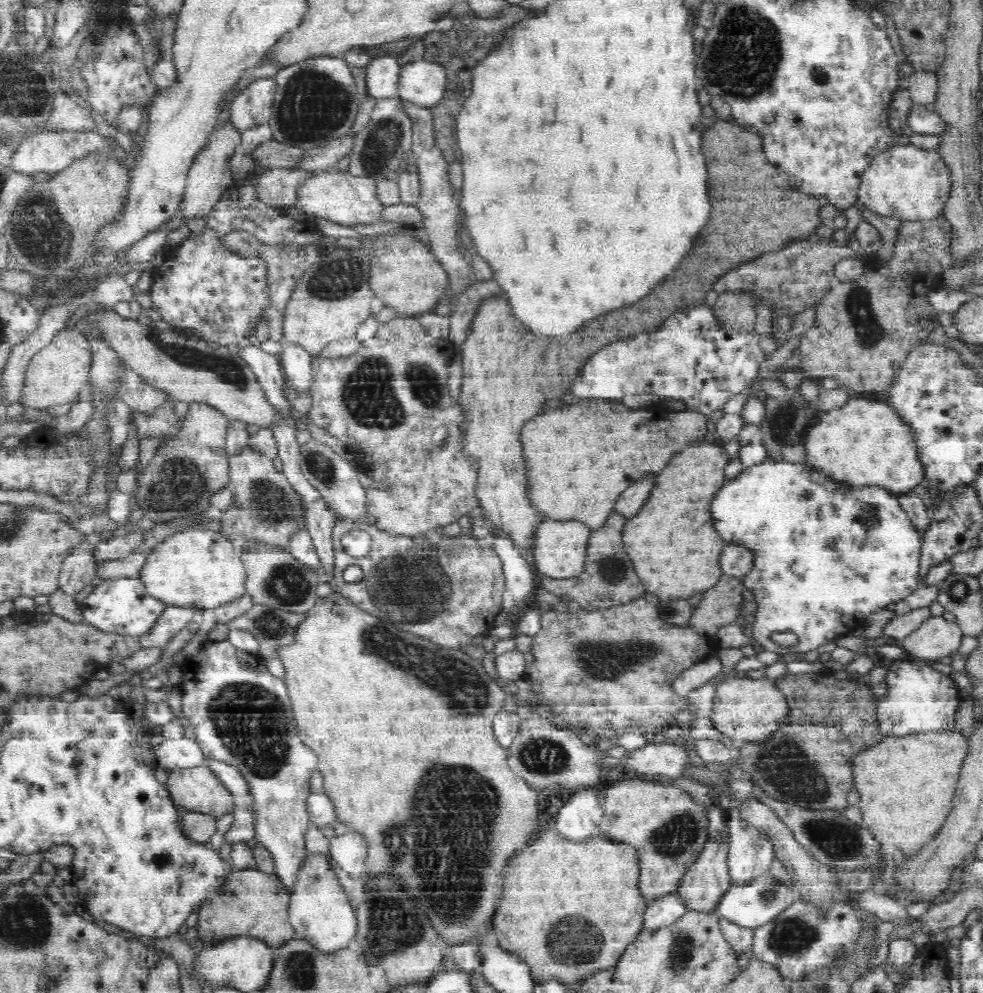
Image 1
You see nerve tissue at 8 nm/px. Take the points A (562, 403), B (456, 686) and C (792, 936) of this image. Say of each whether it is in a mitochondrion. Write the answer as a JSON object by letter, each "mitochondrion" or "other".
{"A":"other","B":"mitochondrion","C":"mitochondrion"}

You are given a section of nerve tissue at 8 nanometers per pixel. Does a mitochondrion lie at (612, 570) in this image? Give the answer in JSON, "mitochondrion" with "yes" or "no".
{"mitochondrion":"yes"}

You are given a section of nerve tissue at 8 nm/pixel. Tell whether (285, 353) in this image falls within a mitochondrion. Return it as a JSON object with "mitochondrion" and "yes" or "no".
{"mitochondrion":"no"}

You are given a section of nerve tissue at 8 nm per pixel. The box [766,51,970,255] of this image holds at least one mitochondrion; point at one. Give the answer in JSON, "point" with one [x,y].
{"point":[819,76]}

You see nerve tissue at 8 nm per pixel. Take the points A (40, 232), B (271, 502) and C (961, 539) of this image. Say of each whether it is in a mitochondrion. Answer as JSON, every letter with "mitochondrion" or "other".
{"A":"mitochondrion","B":"mitochondrion","C":"other"}

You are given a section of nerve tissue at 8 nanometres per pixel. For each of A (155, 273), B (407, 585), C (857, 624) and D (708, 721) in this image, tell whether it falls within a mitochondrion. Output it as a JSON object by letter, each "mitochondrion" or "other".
{"A":"other","B":"mitochondrion","C":"other","D":"other"}

